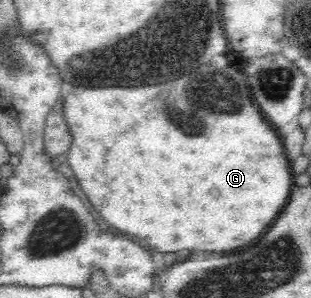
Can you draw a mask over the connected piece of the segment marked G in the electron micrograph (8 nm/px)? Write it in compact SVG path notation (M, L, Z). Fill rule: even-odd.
M226 53L214 55L212 63L204 65L196 73L182 75L176 81L148 87L74 87L64 101L64 117L71 128L73 143L68 151L68 158L74 179L78 179L82 192L100 216L112 225L118 234L123 234L137 241L144 241L148 247L160 253L166 251L208 251L208 253L230 253L242 251L252 243L258 243L260 237L272 227L280 211L289 202L295 186L295 173L288 158L283 137L264 116L264 112L255 103L247 85L246 74L236 67L228 65Z

